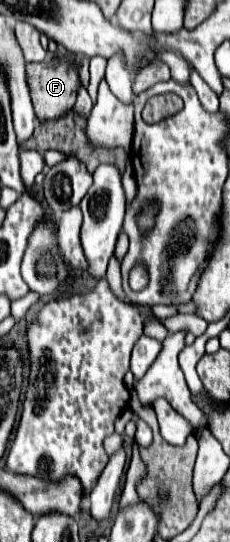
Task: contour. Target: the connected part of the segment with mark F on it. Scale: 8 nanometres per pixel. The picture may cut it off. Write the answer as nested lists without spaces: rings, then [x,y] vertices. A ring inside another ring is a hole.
[[[46,58],[38,64],[28,62],[26,64],[26,78],[28,78],[28,88],[30,88],[30,98],[32,98],[32,106],[36,112],[36,118],[40,122],[46,120],[58,120],[62,118],[76,102],[76,90],[80,86],[80,78],[76,74],[76,70],[60,58]]]

